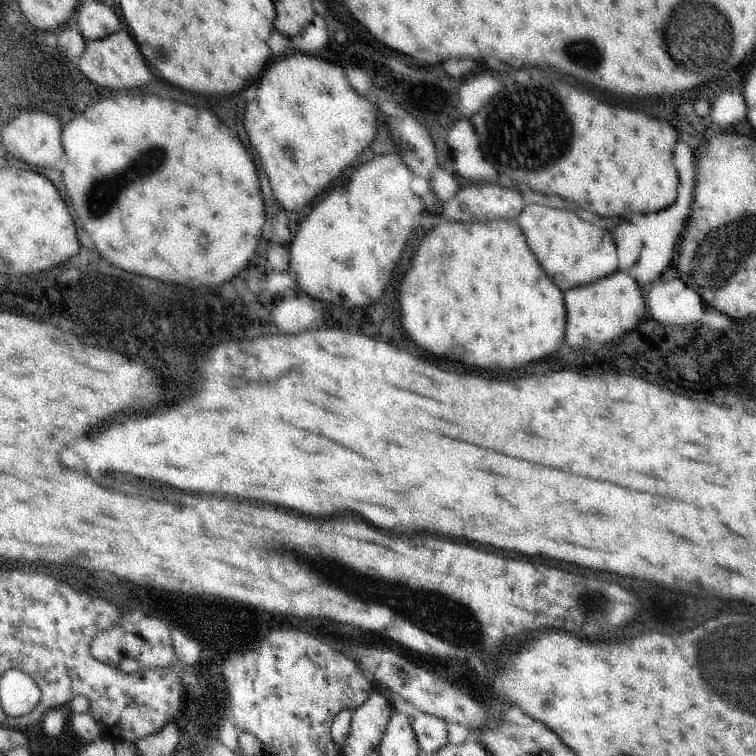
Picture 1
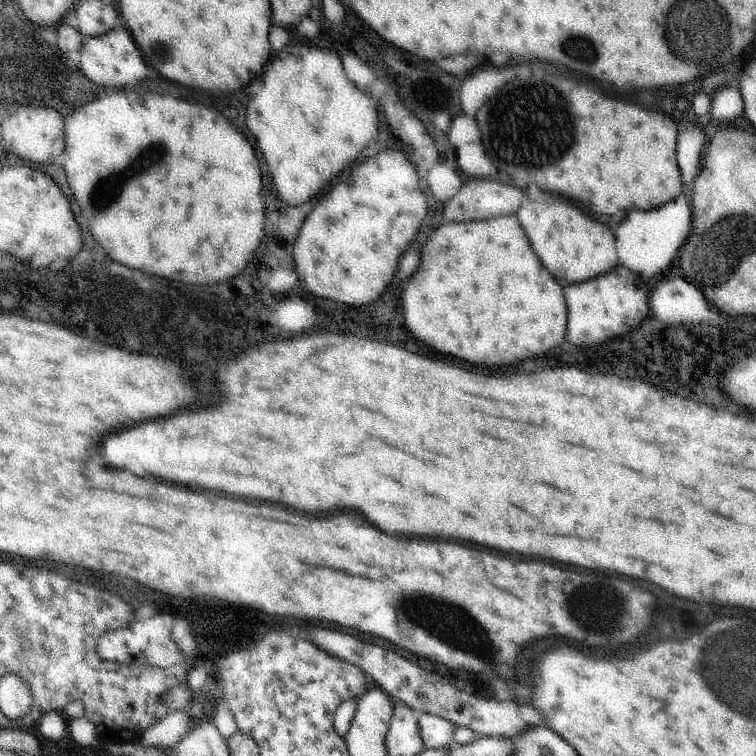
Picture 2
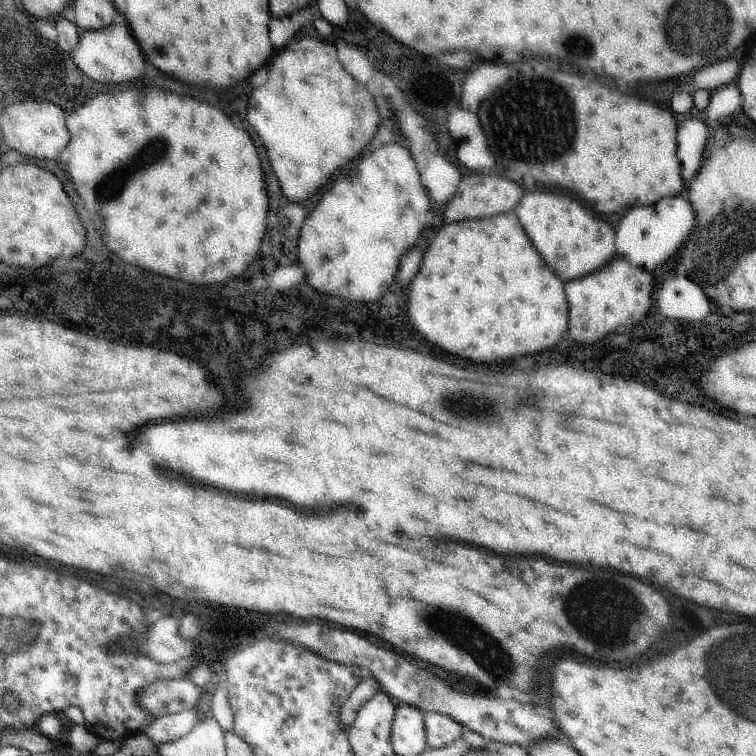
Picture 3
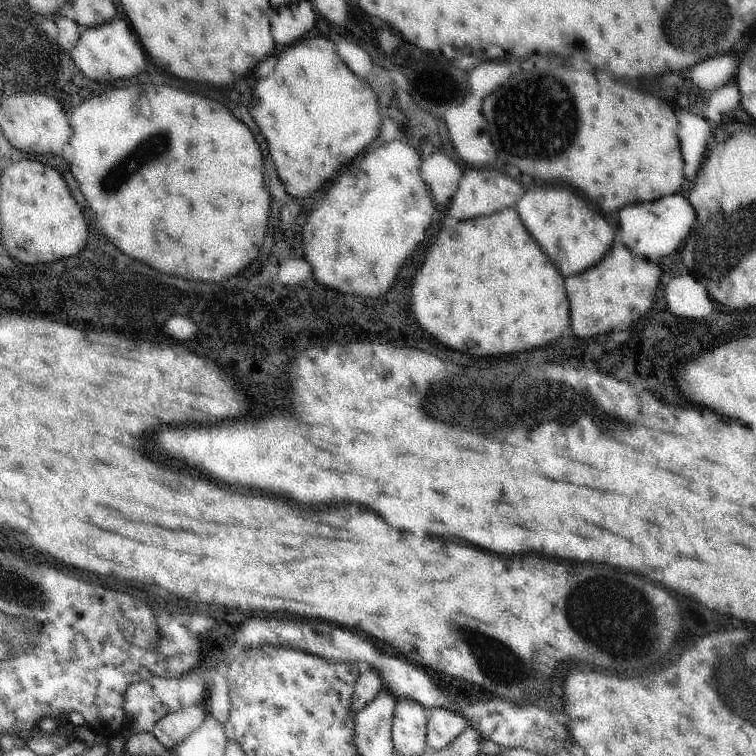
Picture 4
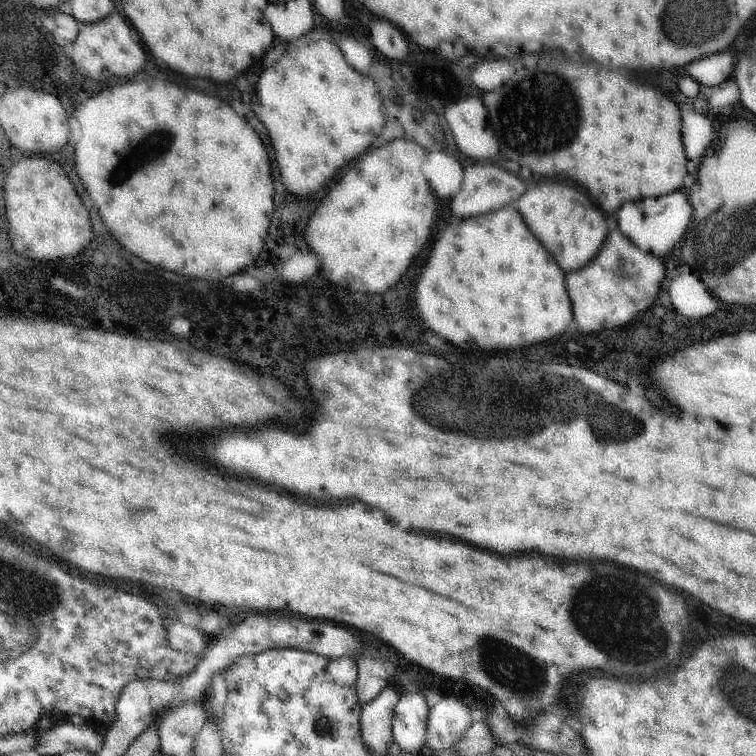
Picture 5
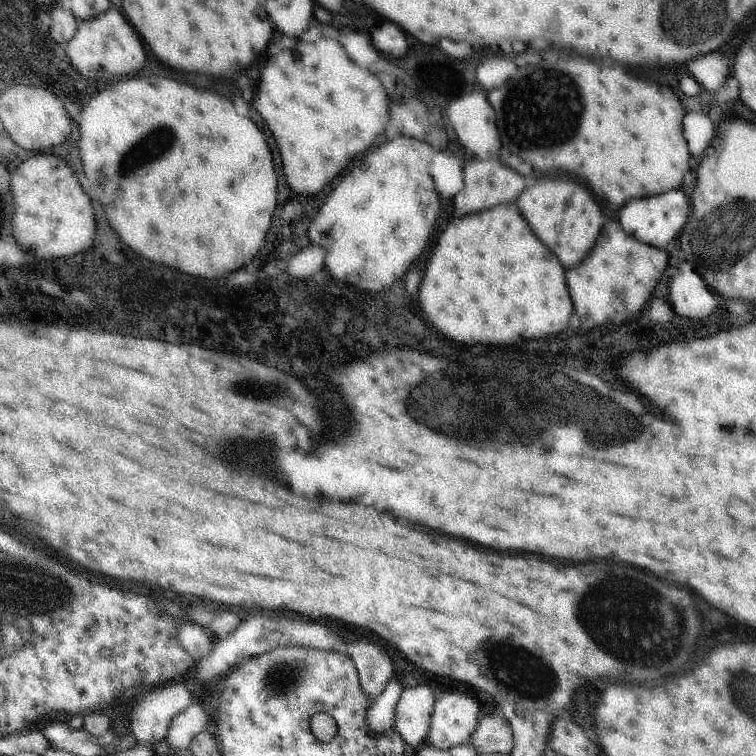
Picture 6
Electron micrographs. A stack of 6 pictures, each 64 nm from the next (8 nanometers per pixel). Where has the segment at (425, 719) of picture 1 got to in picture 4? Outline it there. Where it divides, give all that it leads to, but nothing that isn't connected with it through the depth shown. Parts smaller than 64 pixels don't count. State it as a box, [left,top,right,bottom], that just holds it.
[425,708,469,750]

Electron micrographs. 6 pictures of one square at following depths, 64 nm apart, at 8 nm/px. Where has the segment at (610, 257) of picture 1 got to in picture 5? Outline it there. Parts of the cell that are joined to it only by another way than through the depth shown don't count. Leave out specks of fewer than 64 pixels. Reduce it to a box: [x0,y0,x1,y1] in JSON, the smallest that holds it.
[515,180,607,272]

